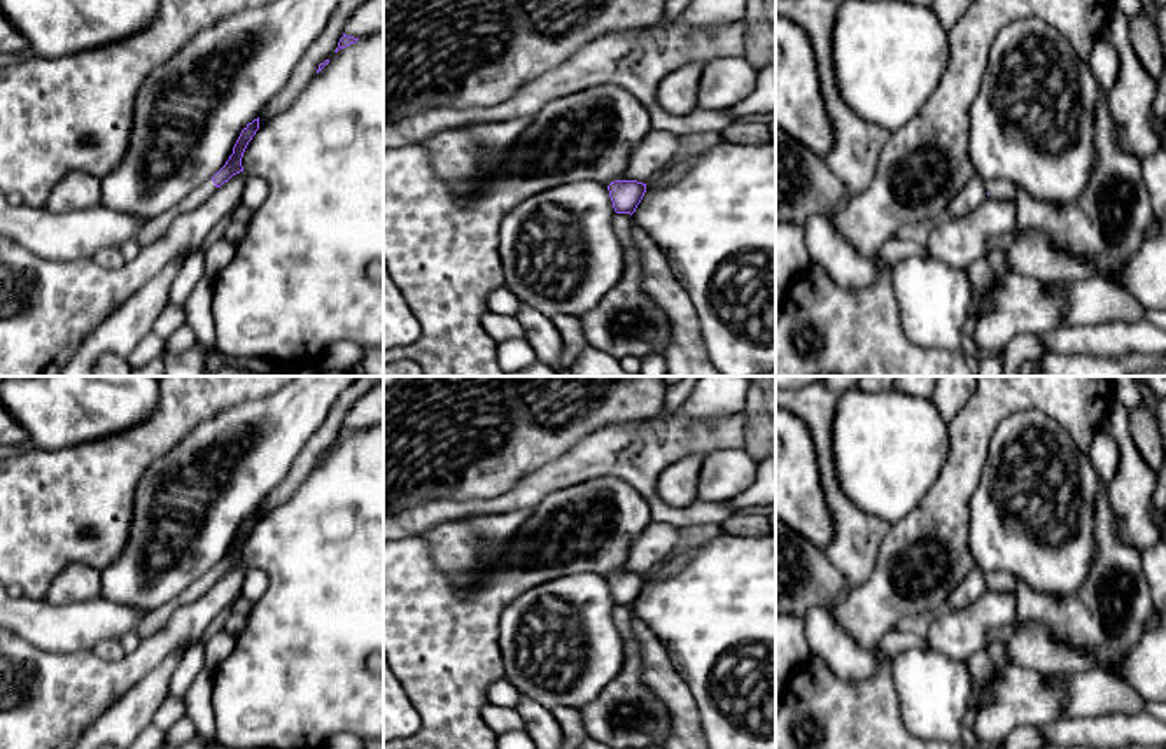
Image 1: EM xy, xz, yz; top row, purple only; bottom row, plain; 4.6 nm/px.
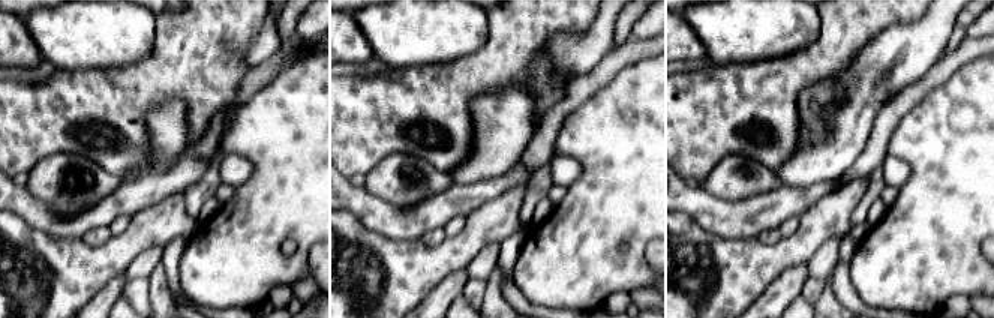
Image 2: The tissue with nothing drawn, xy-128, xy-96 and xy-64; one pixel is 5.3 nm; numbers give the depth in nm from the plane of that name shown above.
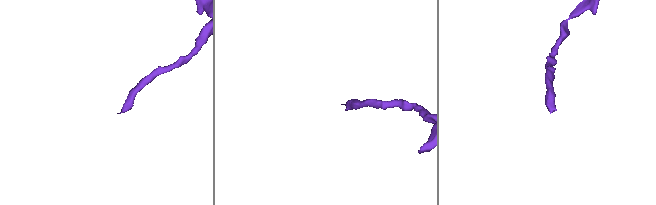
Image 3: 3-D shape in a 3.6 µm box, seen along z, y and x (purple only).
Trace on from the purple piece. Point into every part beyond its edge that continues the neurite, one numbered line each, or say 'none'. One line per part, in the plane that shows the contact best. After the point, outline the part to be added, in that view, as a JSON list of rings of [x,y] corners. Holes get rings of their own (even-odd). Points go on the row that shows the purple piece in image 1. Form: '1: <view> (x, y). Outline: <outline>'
1: xy (154, 228). Outline: [[[210,178],[207,184],[201,184],[193,192],[189,192],[173,210],[168,210],[154,219],[149,219],[140,229],[138,236],[135,238],[137,243],[144,248],[152,242],[156,242],[158,238],[161,238],[168,231],[172,220],[177,215],[187,214],[201,206],[214,189],[215,184]]]

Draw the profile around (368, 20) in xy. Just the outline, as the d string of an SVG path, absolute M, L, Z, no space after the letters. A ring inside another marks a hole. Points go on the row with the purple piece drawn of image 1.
M366 0L345 23L345 35L354 38L383 32L383 0Z

